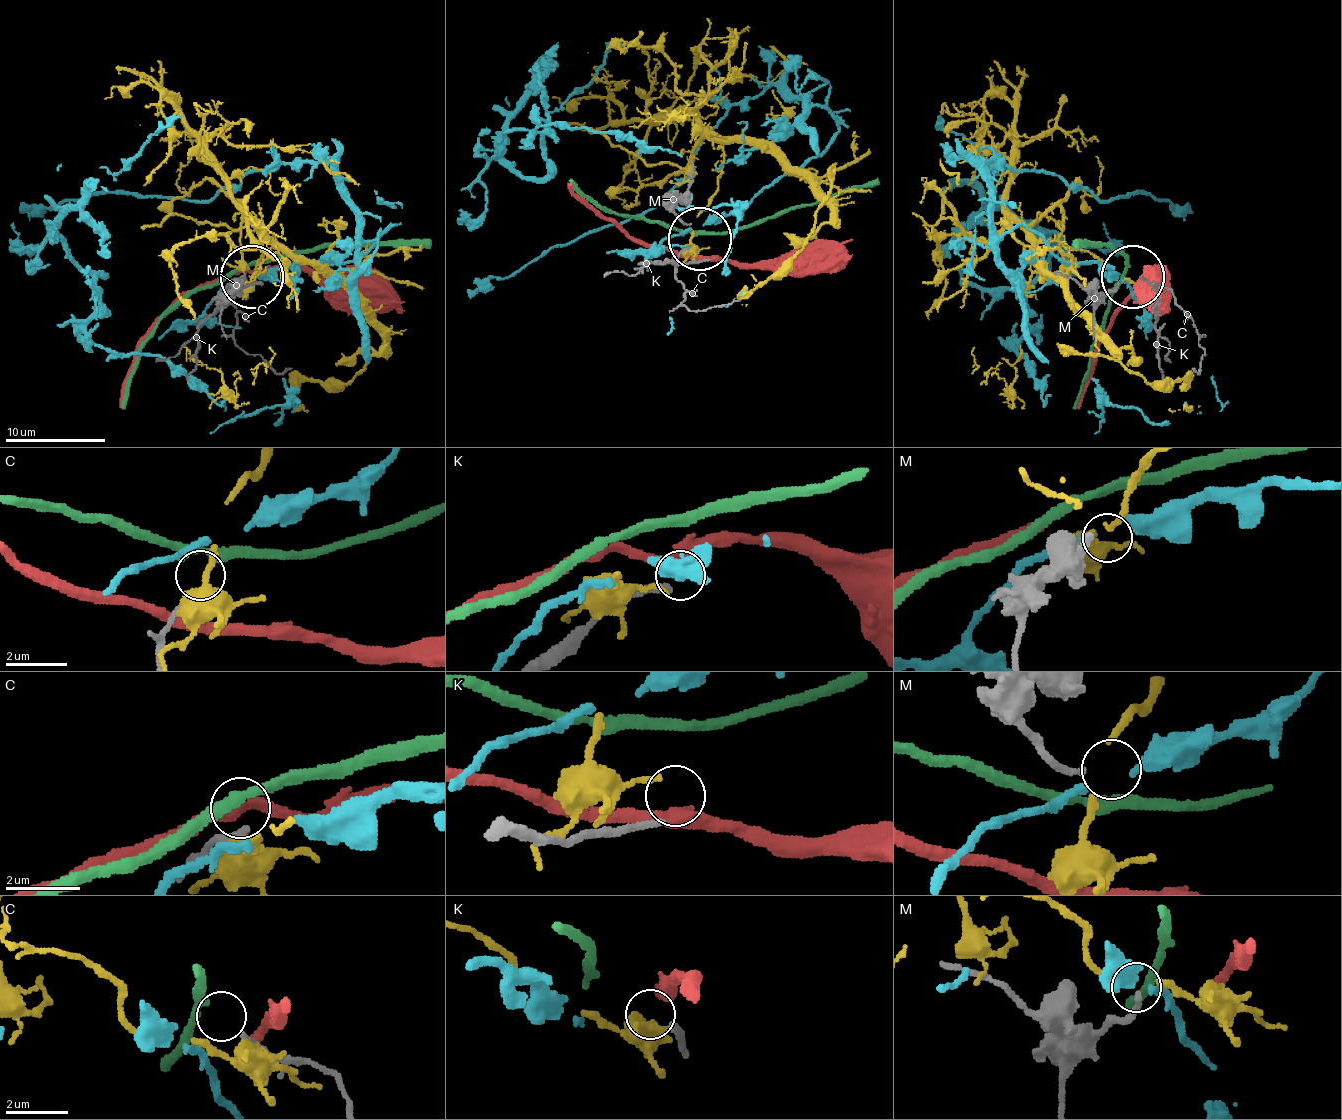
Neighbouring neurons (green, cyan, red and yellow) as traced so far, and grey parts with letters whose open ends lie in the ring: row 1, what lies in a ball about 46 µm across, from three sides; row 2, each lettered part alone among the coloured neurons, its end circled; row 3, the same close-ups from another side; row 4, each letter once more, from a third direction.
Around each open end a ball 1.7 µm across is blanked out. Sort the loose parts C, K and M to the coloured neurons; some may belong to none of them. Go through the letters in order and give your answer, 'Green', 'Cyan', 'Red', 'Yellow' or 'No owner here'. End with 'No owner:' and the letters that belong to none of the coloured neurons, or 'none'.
C: Green
K: No owner here
M: Cyan
No owner: K

